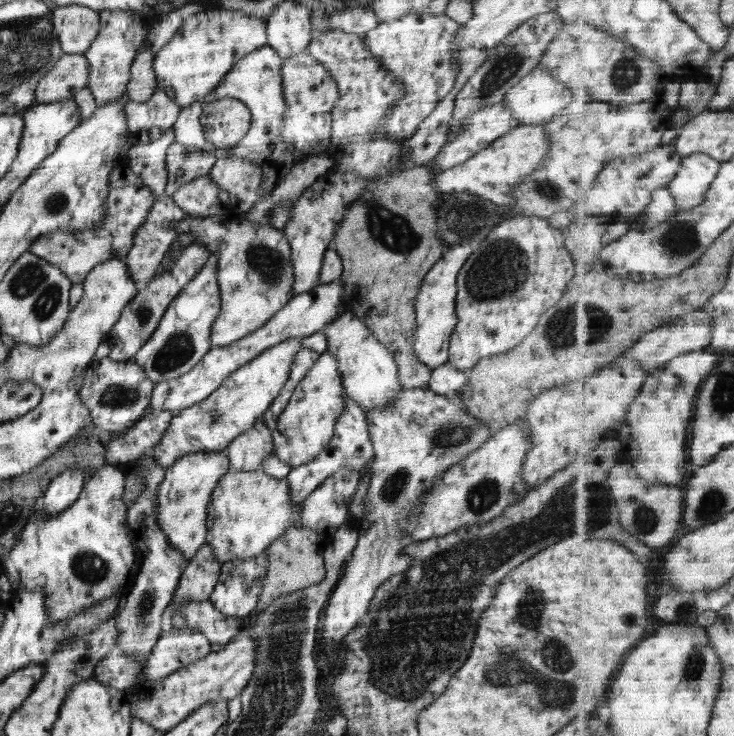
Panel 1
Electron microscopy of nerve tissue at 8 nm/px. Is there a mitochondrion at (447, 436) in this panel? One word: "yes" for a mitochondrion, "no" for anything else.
yes

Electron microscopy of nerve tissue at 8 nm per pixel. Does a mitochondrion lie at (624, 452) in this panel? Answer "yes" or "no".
no

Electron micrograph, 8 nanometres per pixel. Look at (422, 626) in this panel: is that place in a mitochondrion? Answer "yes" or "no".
yes

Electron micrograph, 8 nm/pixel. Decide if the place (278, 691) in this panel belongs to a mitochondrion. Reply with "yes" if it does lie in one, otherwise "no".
yes

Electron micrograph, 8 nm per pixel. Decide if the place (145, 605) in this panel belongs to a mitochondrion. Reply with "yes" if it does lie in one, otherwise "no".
yes

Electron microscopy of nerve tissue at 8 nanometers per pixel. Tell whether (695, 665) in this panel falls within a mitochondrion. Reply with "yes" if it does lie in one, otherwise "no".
yes

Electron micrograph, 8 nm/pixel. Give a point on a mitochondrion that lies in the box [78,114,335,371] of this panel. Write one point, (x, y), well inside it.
(266, 261)

